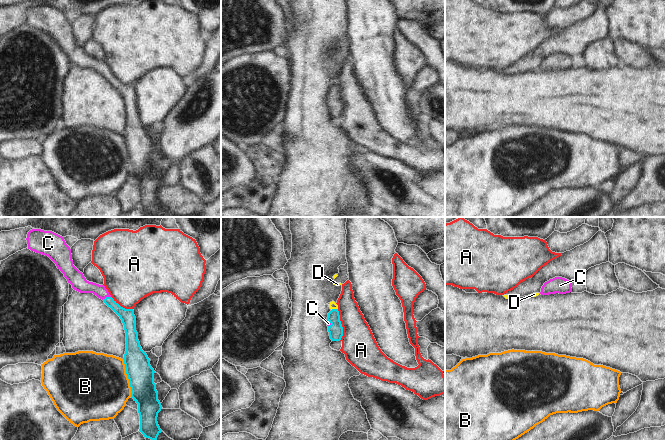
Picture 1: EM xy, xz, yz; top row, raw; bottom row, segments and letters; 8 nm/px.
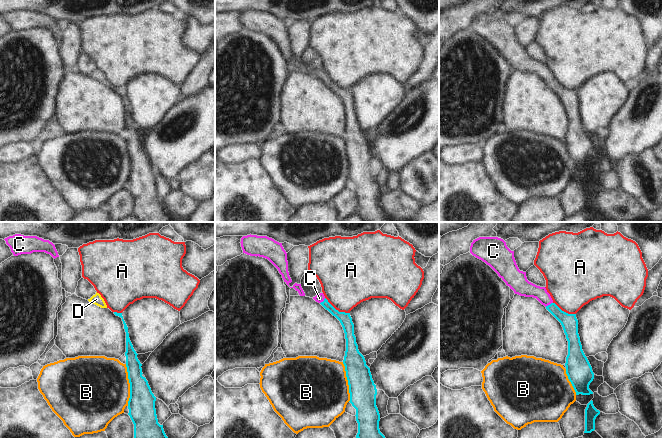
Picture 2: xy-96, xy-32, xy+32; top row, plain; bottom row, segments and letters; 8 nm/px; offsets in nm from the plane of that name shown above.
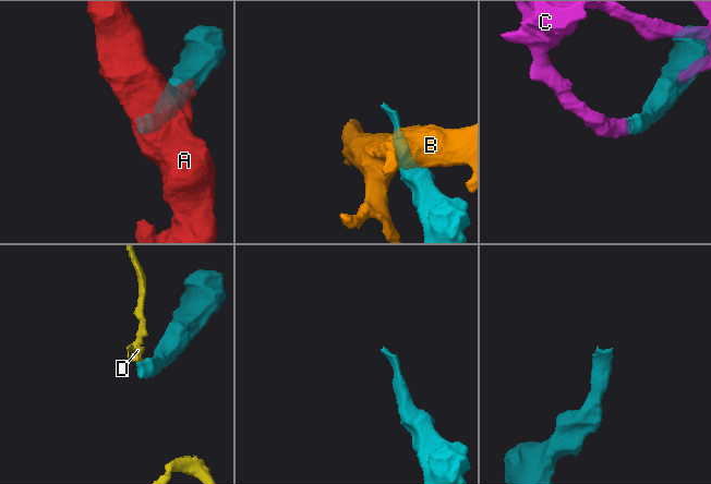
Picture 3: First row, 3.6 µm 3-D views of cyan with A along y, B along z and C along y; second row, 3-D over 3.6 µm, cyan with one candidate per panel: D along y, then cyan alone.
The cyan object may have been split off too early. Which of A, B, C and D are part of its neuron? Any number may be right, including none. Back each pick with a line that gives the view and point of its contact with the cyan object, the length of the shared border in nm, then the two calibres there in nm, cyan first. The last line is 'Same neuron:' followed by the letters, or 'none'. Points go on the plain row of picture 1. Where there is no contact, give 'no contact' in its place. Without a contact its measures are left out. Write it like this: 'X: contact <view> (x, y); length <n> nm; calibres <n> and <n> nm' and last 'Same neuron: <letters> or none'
C: contact xy (106, 73); length 80 nm; calibres 120 and 130 nm
Same neuron: C

